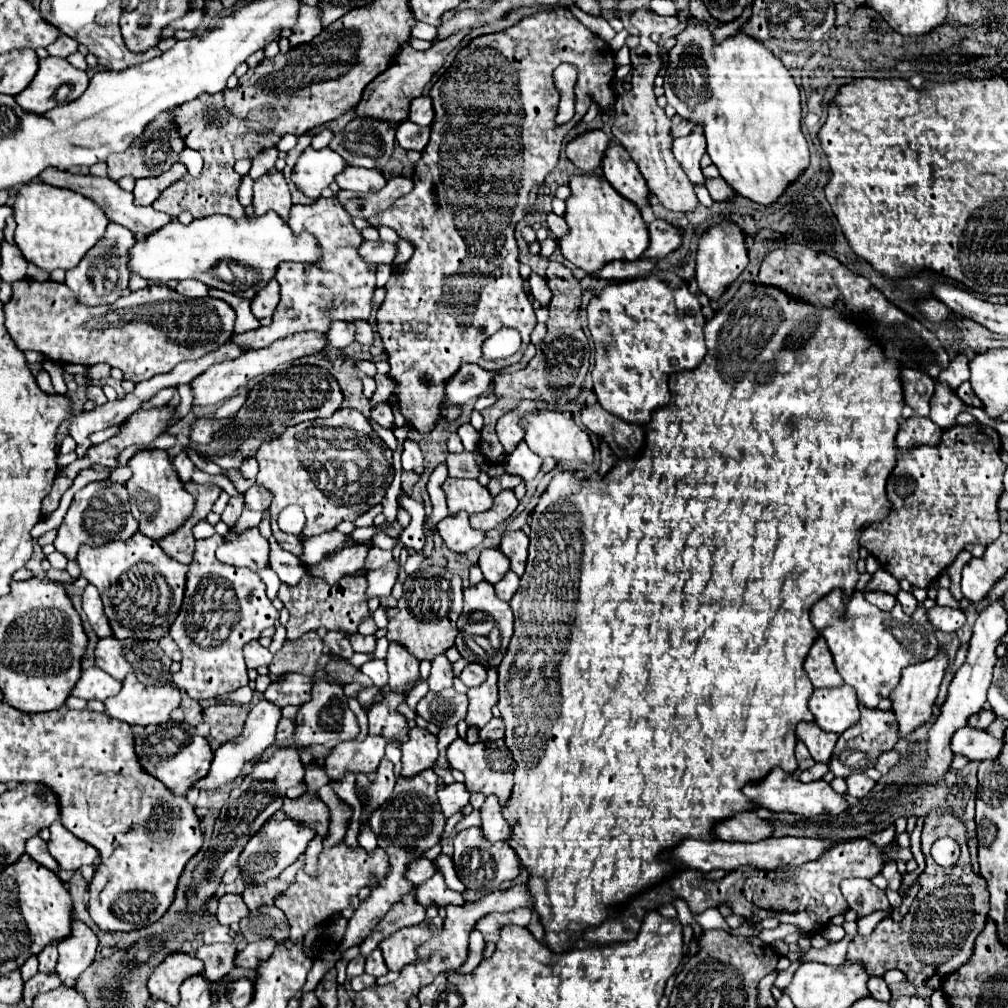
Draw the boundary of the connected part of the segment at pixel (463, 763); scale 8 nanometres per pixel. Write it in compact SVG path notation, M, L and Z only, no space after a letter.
M456 738L448 746L446 754L448 754L450 766L460 770L466 776L464 784L470 792L482 792L486 796L496 794L500 798L500 804L502 806L506 804L506 800L510 798L510 792L512 792L512 774L516 770L516 760L512 758L512 752L504 740L490 742L490 744L482 744L482 742L468 744L464 738Z

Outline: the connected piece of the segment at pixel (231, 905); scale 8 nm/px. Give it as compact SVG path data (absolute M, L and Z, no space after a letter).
M222 894L218 898L220 906L218 906L218 912L216 912L216 918L220 924L234 924L234 922L240 922L240 918L244 918L248 914L248 908L242 900L240 894Z

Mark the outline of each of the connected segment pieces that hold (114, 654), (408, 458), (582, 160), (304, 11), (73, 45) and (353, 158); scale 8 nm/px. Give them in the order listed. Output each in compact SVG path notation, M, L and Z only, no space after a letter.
M112 636L100 638L94 650L94 662L98 668L108 672L116 680L124 680L128 672L134 670L134 666L126 660L124 654L124 640L116 640Z
M406 438L404 440L404 450L402 450L402 468L404 470L412 470L416 474L422 474L424 466L422 466L422 452L418 442Z
M586 130L584 134L576 136L566 146L566 156L582 170L592 172L600 166L604 150L608 148L610 140L604 130Z
M302 6L300 14L298 14L298 24L294 26L294 34L288 38L290 46L296 44L304 44L310 42L312 38L316 38L322 32L322 8L310 8L310 6Z
M60 34L58 40L54 40L54 44L50 44L46 50L48 50L50 56L62 56L62 58L66 58L68 54L76 52L76 48L78 48L78 42L74 38L70 38L66 34Z
M354 118L340 134L334 134L328 146L350 166L386 166L394 150L394 132L396 128L388 128L386 122Z

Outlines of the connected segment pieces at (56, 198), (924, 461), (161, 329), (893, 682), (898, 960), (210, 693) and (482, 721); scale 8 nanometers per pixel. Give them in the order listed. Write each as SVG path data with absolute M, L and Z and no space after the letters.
M44 182L24 184L18 190L12 208L18 222L14 236L18 248L28 262L48 272L56 268L74 268L84 258L84 254L94 244L98 244L98 240L106 232L106 226L110 224L110 220L106 220L106 214L98 210L98 204L94 204L94 200L86 200L86 196L78 196L78 192L54 188Z
M952 426L944 430L938 446L920 446L908 454L898 454L896 468L892 470L886 492L892 502L892 512L880 522L872 522L862 530L860 544L878 558L880 568L886 568L894 578L906 578L912 586L928 588L958 556L968 542L988 546L1000 536L998 498L1004 492L1002 476L1006 464L1000 460L998 432L982 426Z
M24 278L12 282L12 298L4 304L4 314L12 340L24 352L36 350L56 364L92 366L104 362L112 368L120 368L126 380L142 382L156 374L170 372L178 362L196 360L230 340L234 334L234 310L230 304L210 296L202 300L208 300L208 308L202 310L202 316L198 314L196 320L194 300L180 296L166 284L136 290L114 304L84 306L72 296L66 284Z
M842 590L830 592L814 604L810 616L834 656L836 670L846 684L856 688L858 700L868 708L876 708L882 698L888 698L890 690L898 686L904 666L930 660L938 650L934 632L926 630L904 612L894 614L878 610L876 606L866 602L860 590L852 592L848 602Z
M964 844L956 868L960 870L938 868L938 864L932 870L926 868L918 878L920 892L904 920L896 924L892 918L884 918L876 924L870 936L854 936L848 946L848 960L862 962L870 976L884 976L884 972L898 968L908 976L908 982L916 986L922 986L932 974L948 976L966 964L974 950L974 938L982 932L988 920L990 892L986 880L972 872L970 854Z
M214 534L206 540L196 540L194 560L188 566L188 576L186 576L186 600L182 602L178 618L170 626L170 638L178 644L178 648L182 652L182 662L180 662L182 668L180 668L180 672L176 672L172 676L172 682L180 690L184 690L192 700L210 700L216 694L228 694L228 692L238 690L240 686L246 686L248 676L246 676L242 646L248 640L258 638L264 628L278 624L278 610L268 600L264 582L258 578L256 572L222 564L214 556L218 544L222 544L222 536L218 536L218 534Z
M494 666L488 668L488 678L478 688L468 690L470 706L466 714L468 726L484 728L492 718L492 706L498 702L498 670Z

